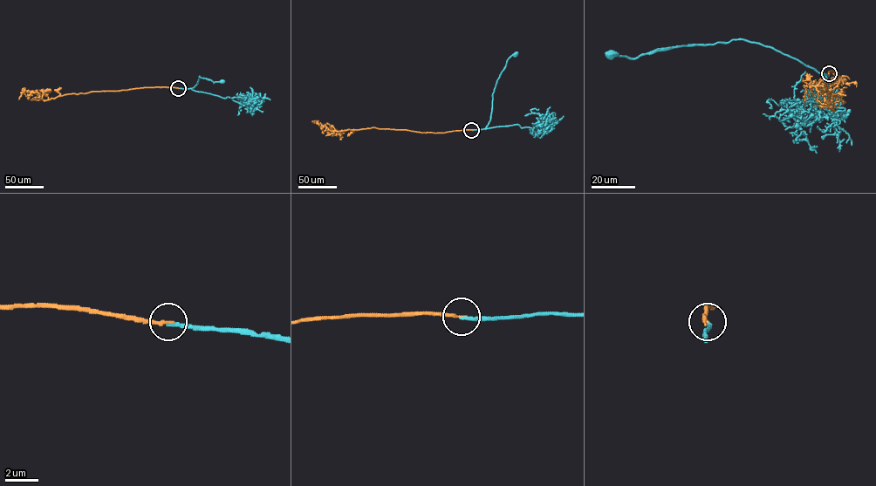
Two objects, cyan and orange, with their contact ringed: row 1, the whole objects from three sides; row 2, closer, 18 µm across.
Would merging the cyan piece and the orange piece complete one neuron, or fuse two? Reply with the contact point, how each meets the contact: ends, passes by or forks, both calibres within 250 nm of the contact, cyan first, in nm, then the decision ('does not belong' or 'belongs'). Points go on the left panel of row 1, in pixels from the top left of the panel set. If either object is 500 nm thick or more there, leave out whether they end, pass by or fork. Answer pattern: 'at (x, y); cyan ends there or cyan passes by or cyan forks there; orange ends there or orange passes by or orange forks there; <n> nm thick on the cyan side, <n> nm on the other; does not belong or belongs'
at (178, 88); cyan ends there; orange ends there; 220 nm thick on the cyan side, 190 nm on the other; does not belong

